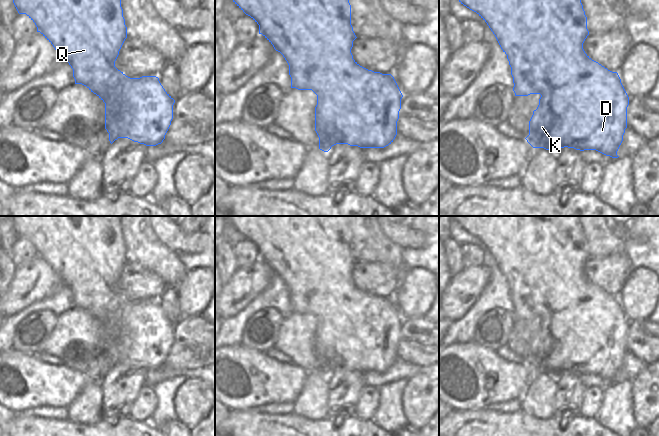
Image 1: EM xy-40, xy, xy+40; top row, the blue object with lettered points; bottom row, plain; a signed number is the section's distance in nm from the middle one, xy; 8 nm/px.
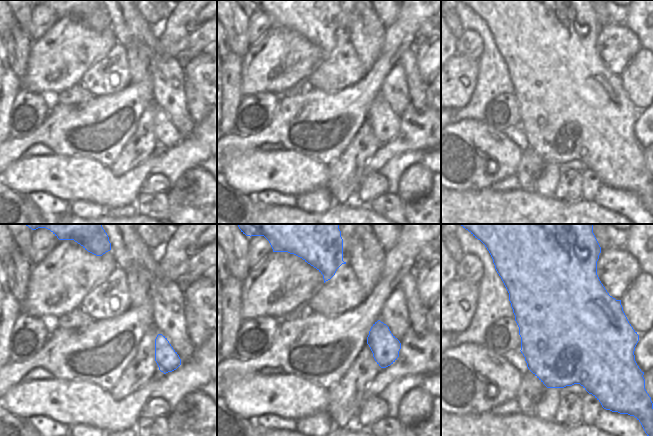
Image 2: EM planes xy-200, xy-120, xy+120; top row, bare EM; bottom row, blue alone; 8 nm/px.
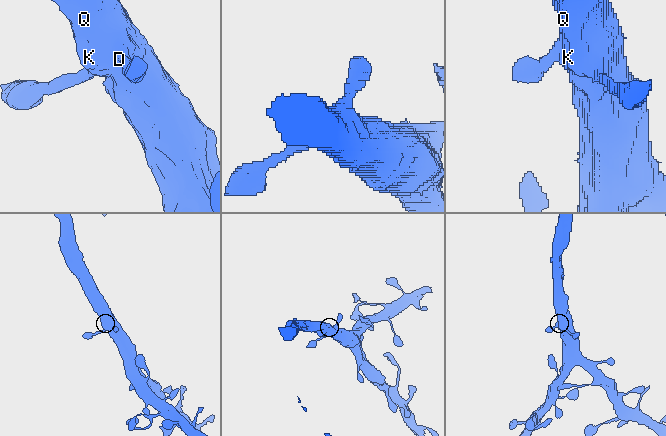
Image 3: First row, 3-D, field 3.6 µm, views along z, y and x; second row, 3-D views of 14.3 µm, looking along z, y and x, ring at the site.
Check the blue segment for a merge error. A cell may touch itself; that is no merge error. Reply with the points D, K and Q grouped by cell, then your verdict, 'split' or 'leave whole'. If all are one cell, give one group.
groups D K Q; leave whole

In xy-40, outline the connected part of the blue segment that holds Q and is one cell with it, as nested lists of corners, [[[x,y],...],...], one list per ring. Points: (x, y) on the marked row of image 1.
[[[13,0],[13,3],[19,14],[26,14],[35,23],[37,32],[40,32],[53,45],[59,53],[61,60],[69,63],[73,69],[75,84],[86,86],[105,103],[105,129],[109,133],[111,144],[118,138],[128,138],[146,146],[156,146],[163,142],[173,119],[173,105],[175,100],[165,91],[158,77],[142,76],[140,78],[130,78],[115,67],[115,61],[119,55],[119,51],[127,38],[127,27],[123,17],[121,0]]]

